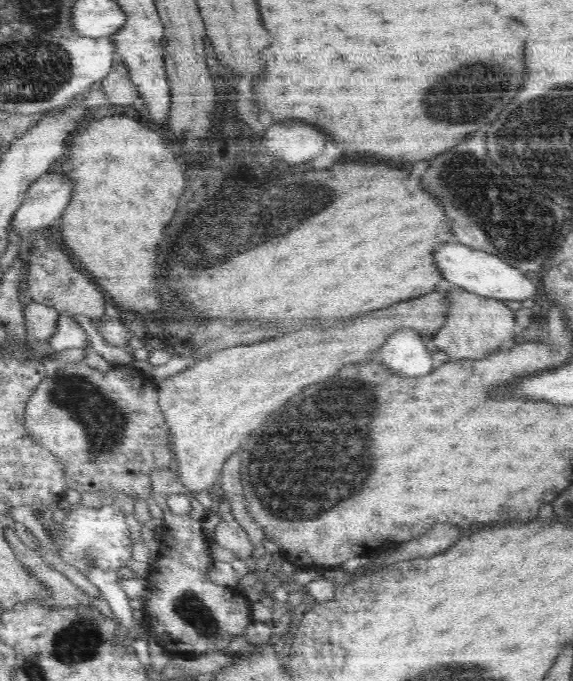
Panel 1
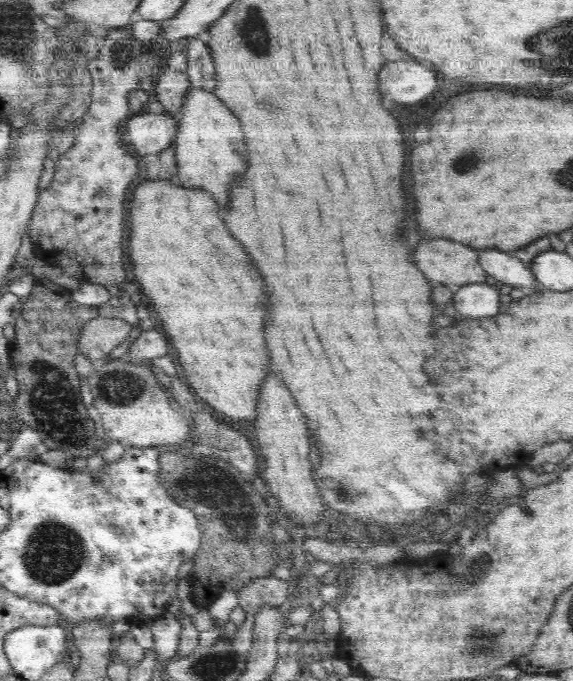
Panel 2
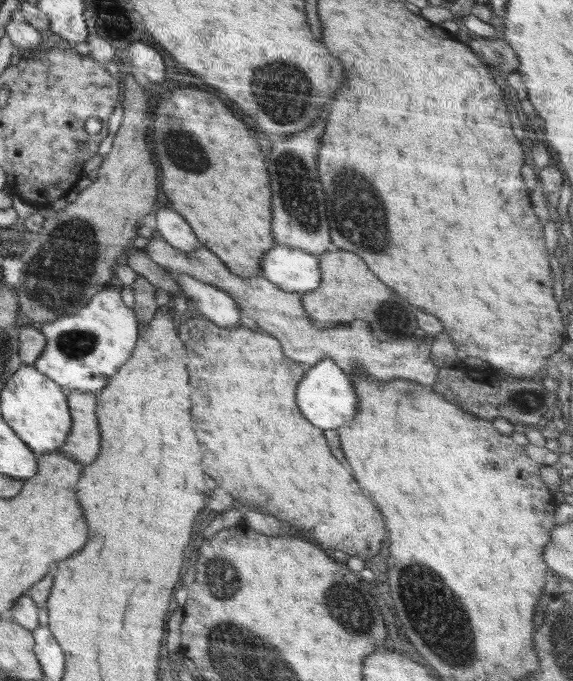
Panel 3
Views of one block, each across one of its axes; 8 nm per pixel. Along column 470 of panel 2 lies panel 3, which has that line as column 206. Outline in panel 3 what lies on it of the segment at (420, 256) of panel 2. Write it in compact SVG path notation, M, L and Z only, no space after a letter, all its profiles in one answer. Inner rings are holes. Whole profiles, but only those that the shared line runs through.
M156 233L152 240L148 241L143 250L154 262L172 274L184 274L227 292L239 304L244 316L257 321L263 332L278 340L283 353L290 360L312 367L321 360L332 359L346 374L364 371L376 380L408 379L427 388L437 383L440 368L436 366L428 344L418 344L415 338L386 344L378 342L372 336L372 330L366 324L367 321L362 319L335 327L318 328L312 324L311 318L304 310L301 303L303 293L286 292L263 276L244 278L232 275L218 256L200 245L194 252L182 252L166 243Z

